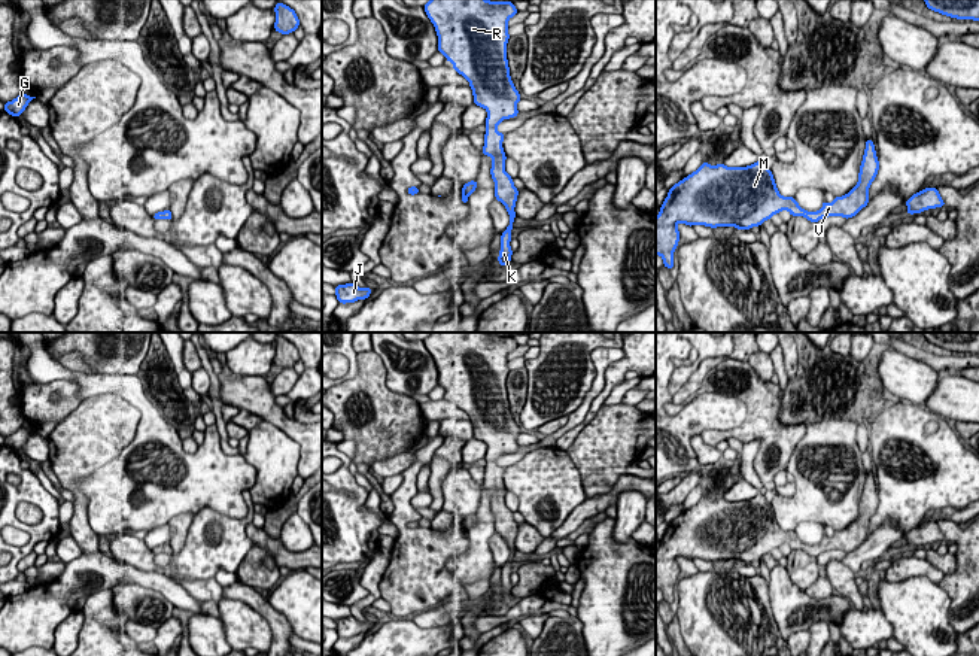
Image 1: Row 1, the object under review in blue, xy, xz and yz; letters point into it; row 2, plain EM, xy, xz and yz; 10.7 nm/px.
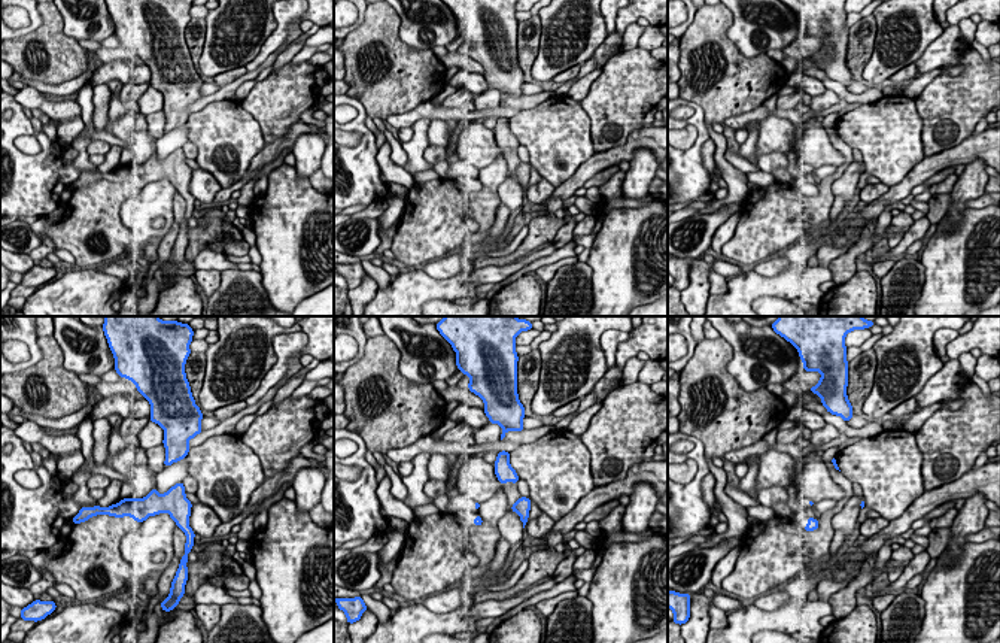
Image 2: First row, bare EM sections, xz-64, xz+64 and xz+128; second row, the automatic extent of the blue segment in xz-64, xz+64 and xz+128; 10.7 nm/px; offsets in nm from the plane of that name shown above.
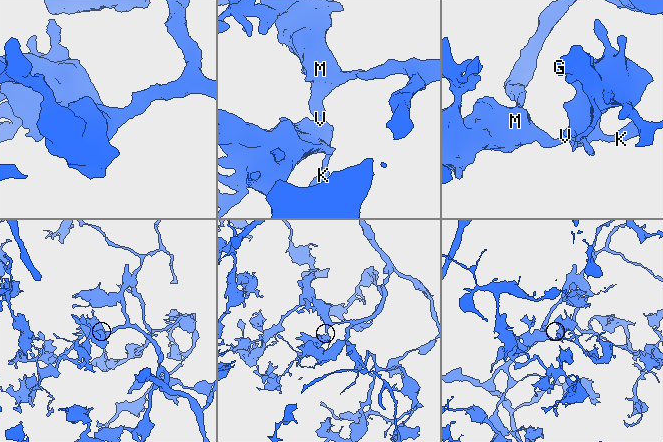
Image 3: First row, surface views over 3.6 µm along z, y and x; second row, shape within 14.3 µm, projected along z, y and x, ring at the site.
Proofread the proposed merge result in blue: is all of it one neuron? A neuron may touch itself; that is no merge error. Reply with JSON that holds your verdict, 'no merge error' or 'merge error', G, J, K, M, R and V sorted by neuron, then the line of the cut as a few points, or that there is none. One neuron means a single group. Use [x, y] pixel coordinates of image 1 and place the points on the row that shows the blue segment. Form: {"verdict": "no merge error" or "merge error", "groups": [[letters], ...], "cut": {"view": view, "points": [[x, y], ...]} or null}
{"verdict": "no merge error", "groups": [["G", "J", "K", "M", "R", "V"]], "cut": null}

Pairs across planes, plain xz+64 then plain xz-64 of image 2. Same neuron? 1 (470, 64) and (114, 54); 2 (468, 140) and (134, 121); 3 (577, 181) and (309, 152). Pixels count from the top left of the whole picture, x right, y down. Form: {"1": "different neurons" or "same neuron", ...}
{"1": "same neuron", "2": "same neuron", "3": "different neurons"}

